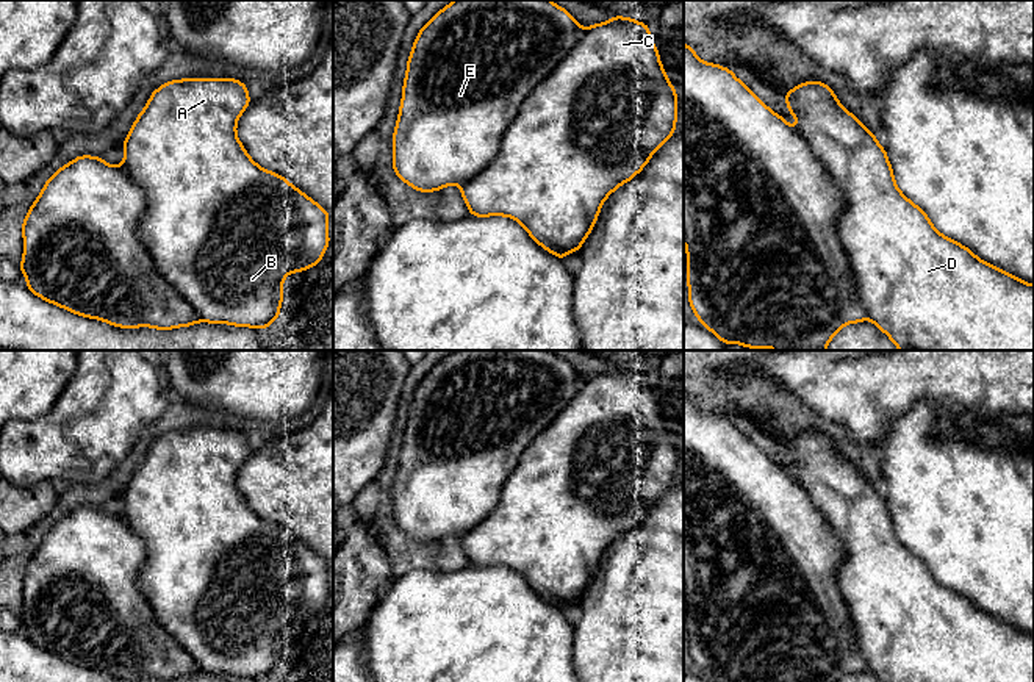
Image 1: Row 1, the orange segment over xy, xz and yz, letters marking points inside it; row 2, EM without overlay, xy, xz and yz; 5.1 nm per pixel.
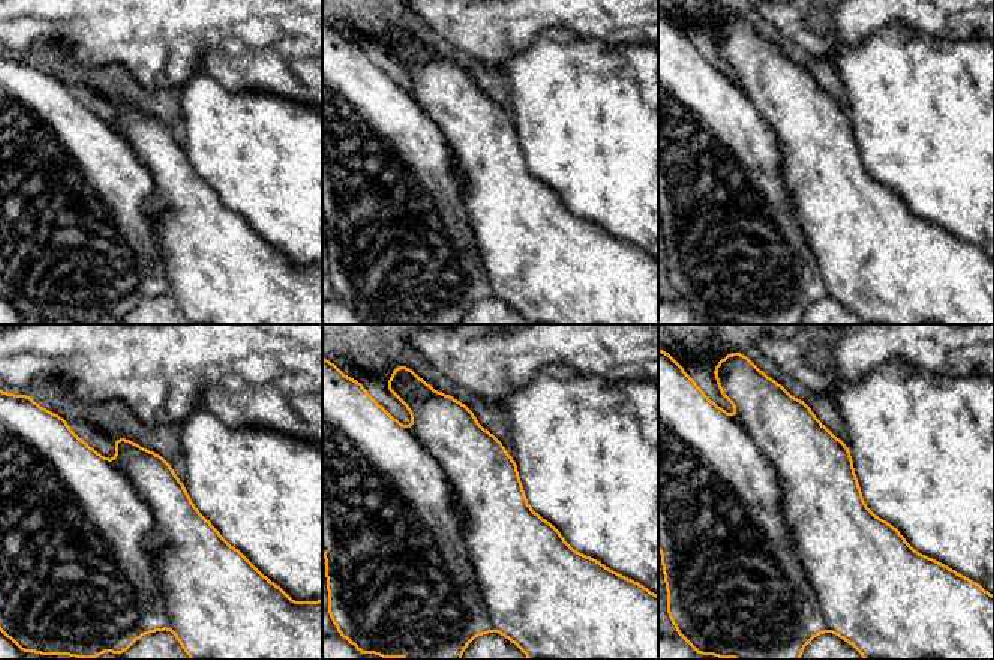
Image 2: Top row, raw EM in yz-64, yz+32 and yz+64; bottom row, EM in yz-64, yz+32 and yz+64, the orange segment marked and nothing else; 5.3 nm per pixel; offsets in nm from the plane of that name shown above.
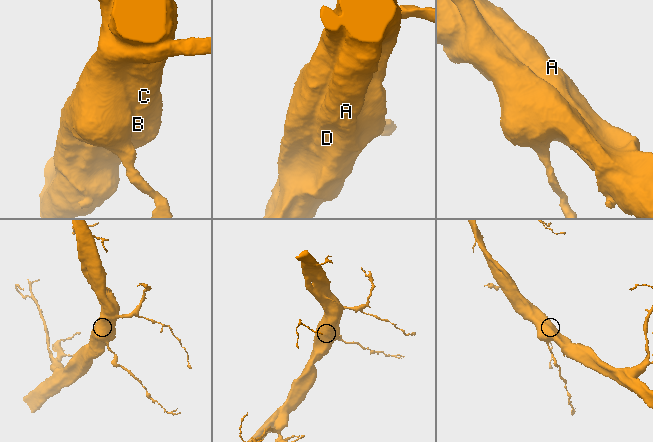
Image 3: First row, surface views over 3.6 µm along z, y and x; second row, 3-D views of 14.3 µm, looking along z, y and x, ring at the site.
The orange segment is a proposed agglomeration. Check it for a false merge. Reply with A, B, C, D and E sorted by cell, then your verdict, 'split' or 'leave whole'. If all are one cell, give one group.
A B C D E | leave whole

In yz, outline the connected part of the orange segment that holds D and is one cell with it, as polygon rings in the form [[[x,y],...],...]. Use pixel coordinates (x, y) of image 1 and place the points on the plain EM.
[[[684,393],[684,591],[687,601],[688,652],[699,674],[710,682],[838,682],[846,674],[870,669],[882,682],[1034,682],[1034,635],[982,610],[937,582],[926,563],[896,537],[893,519],[874,486],[846,461],[823,432],[804,432],[784,444],[798,469],[792,479],[771,461],[731,419],[704,413]]]

